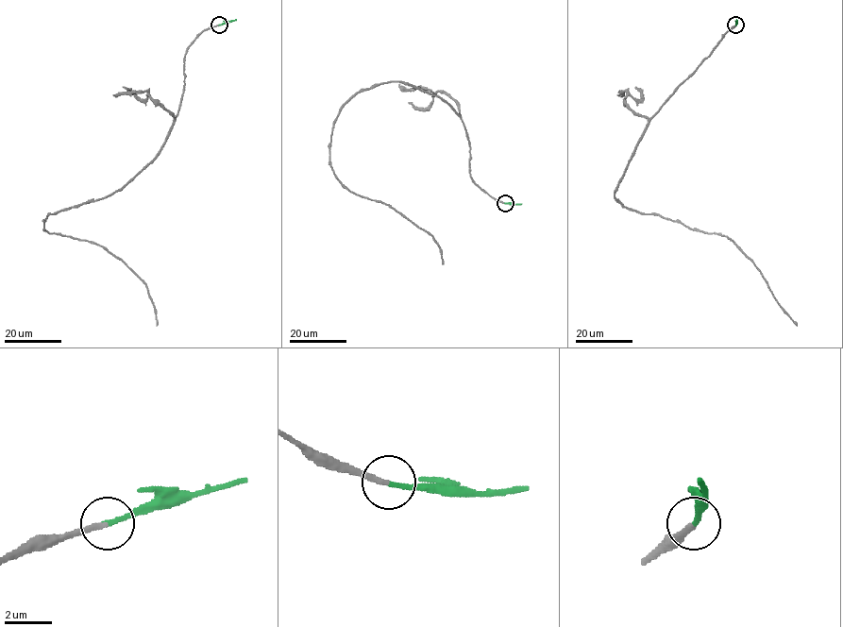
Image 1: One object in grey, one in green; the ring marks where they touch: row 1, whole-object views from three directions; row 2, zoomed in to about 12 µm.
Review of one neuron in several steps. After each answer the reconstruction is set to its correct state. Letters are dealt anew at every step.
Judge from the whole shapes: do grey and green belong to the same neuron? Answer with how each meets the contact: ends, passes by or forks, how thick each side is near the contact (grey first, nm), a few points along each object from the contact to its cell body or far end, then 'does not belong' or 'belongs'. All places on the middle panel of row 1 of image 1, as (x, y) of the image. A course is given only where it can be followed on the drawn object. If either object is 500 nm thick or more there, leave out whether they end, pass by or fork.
grey ends | green ends | 240/200 nm | grey via (505, 203), (473, 180), (446, 102), (402, 81), (357, 92), (331, 132), (336, 177), (431, 235), (442, 263) | green via (505, 203), (521, 204) | belongs

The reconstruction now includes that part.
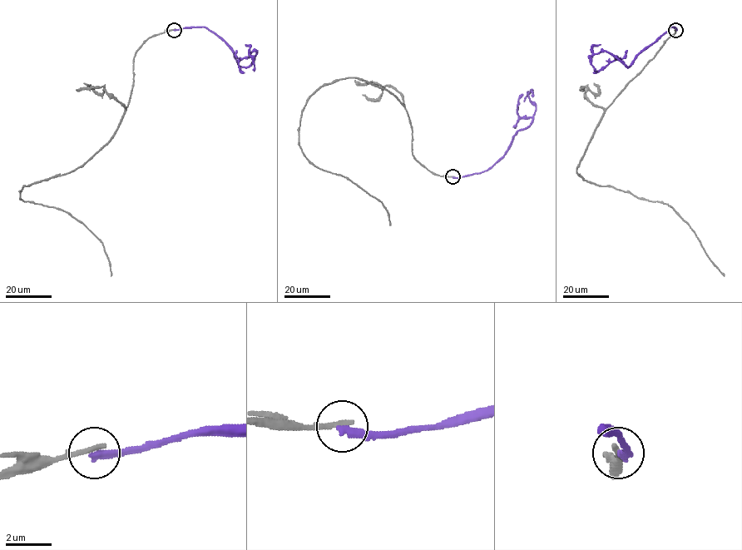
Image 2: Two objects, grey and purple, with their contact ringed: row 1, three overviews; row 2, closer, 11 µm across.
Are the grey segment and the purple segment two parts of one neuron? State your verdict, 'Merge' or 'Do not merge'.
Do not merge

